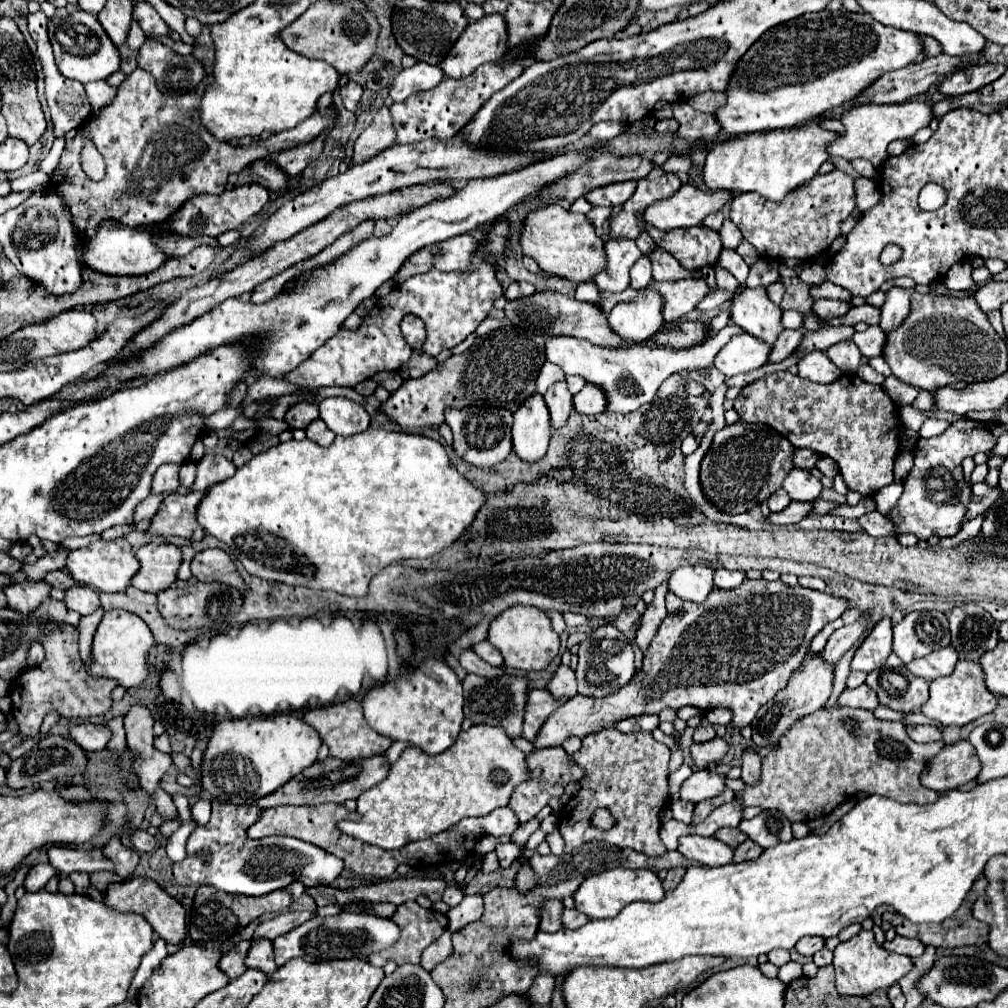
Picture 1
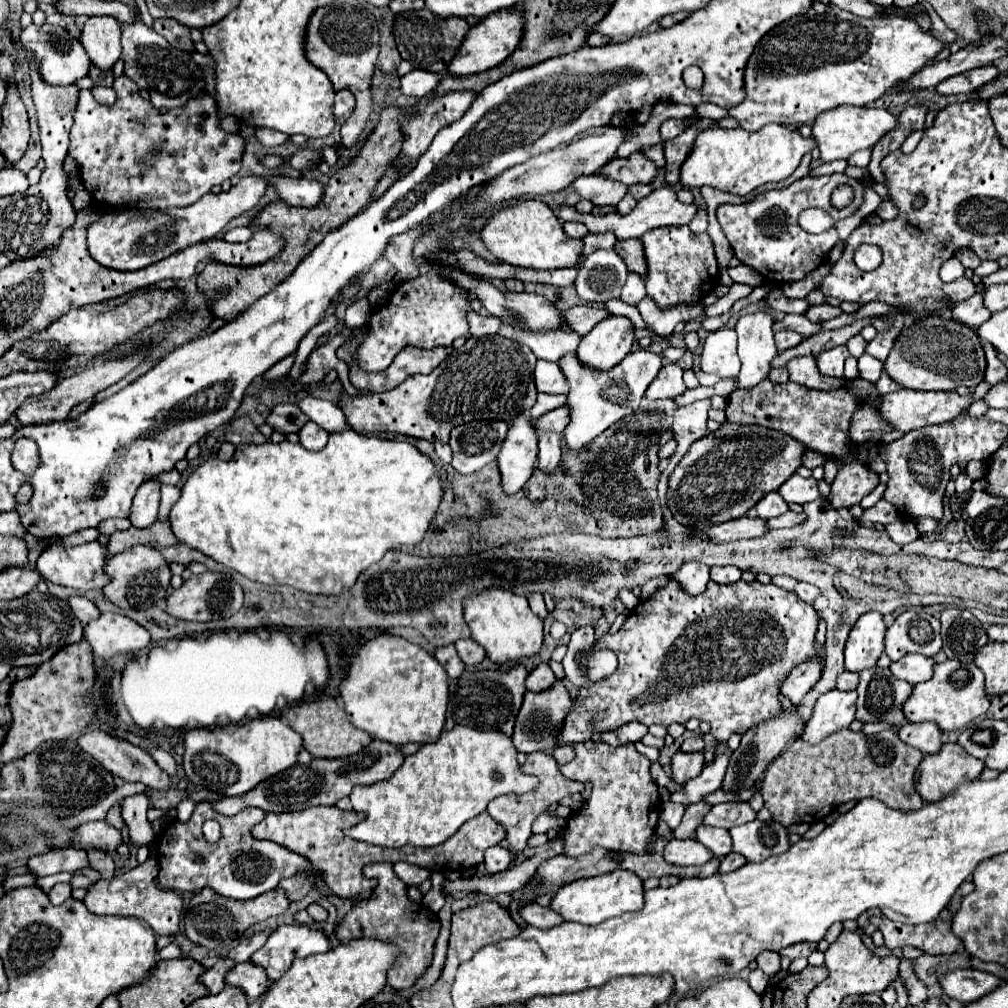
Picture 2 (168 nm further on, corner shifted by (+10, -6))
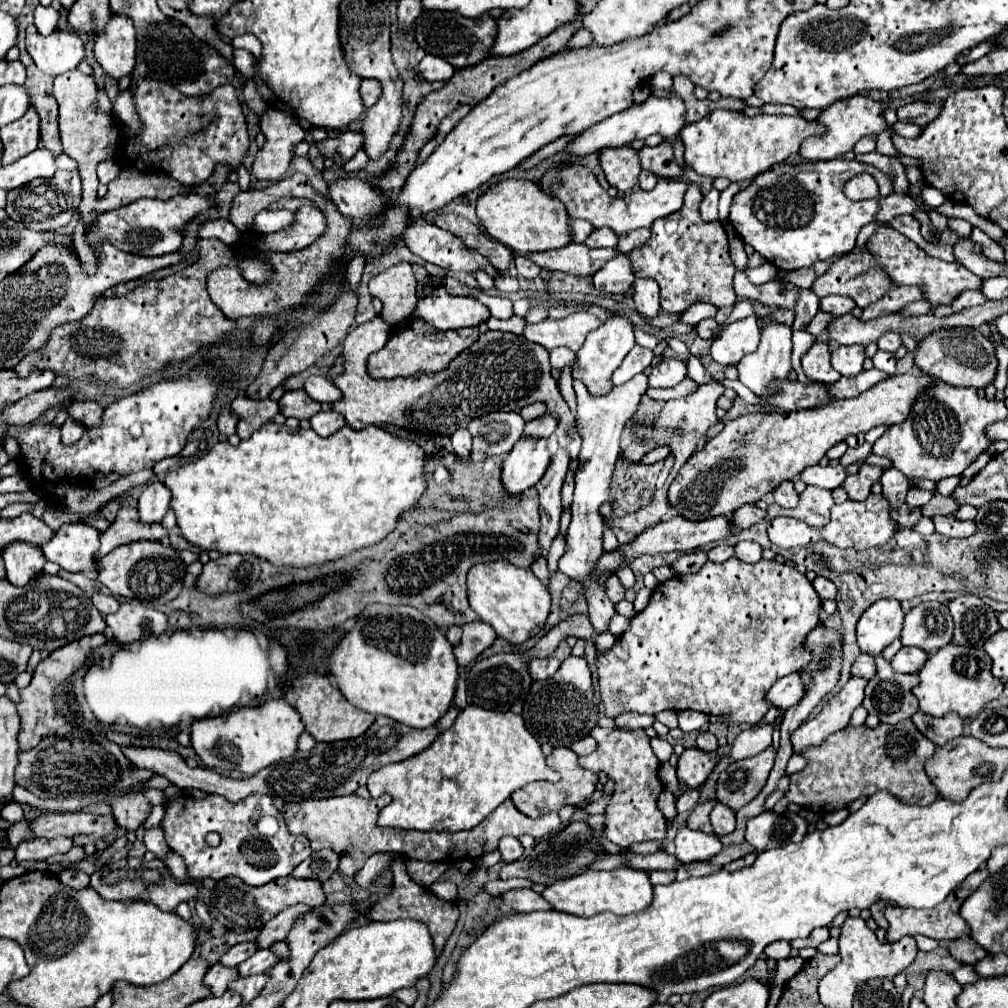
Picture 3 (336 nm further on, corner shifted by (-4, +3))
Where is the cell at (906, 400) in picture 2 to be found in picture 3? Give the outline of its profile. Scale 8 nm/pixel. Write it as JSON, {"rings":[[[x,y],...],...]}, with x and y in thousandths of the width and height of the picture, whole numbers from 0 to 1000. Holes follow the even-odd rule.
{"rings":[[[899,369],[899,371],[881,373],[879,377],[867,381],[865,385],[861,385],[849,395],[827,395],[821,401],[815,401],[813,405],[810,403],[794,409],[752,409],[752,411],[734,413],[722,419],[712,433],[702,437],[696,446],[685,452],[685,456],[675,464],[673,472],[665,480],[663,496],[667,504],[683,516],[702,516],[708,512],[724,514],[734,502],[750,500],[756,492],[770,486],[776,478],[786,476],[798,464],[812,460],[813,454],[821,448],[821,444],[839,437],[841,433],[851,429],[861,429],[871,421],[885,423],[885,421],[893,421],[893,417],[899,417],[899,409],[903,409],[907,397],[919,383],[923,383],[923,377],[919,373],[911,369]]]}

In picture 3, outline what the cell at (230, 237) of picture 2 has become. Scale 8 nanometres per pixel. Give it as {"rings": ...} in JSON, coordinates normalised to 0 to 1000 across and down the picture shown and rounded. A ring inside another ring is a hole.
{"rings":[[[260,208],[252,216],[252,226],[260,232],[268,232],[288,226],[292,222],[292,216],[294,216],[292,208]]]}

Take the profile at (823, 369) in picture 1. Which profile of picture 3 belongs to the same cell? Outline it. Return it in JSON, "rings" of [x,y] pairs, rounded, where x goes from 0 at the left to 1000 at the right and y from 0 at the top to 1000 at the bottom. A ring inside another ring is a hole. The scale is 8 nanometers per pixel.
{"rings":[[[810,339],[796,353],[796,367],[804,377],[810,379],[829,379],[833,375],[833,371],[823,363],[823,347],[817,339]]]}

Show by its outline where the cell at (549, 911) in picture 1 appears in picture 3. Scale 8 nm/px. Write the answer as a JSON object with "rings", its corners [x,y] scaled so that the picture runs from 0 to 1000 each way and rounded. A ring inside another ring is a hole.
{"rings":[[[550,742],[550,746],[542,752],[542,756],[544,756],[546,762],[554,764],[554,768],[558,770],[556,776],[552,776],[552,778],[548,778],[548,776],[524,778],[524,780],[520,780],[520,782],[516,782],[516,784],[510,784],[508,790],[506,790],[508,796],[510,796],[510,800],[512,800],[518,808],[522,808],[522,810],[526,810],[526,812],[534,812],[536,808],[542,808],[542,806],[554,806],[554,804],[556,804],[558,800],[562,800],[562,798],[563,798],[563,800],[573,800],[573,798],[581,796],[581,794],[589,788],[589,784],[591,784],[593,770],[591,770],[589,766],[577,762],[577,760],[573,758],[573,750],[571,750],[565,742]]]}

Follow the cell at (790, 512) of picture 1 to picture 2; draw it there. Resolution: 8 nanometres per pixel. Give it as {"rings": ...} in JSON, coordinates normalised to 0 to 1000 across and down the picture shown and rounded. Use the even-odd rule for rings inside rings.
{"rings":[[[742,511],[730,515],[730,517],[720,517],[718,521],[708,521],[702,527],[698,527],[698,531],[702,531],[704,535],[716,539],[716,537],[726,537],[726,535],[746,535],[746,533],[756,533],[762,527],[760,517],[750,513],[744,515]]]}

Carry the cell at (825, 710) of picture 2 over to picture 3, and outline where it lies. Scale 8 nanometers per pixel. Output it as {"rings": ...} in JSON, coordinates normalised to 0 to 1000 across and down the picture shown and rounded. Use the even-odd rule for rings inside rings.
{"rings":[[[845,671],[841,679],[823,692],[823,696],[815,702],[812,710],[800,714],[794,722],[790,722],[788,728],[784,730],[788,748],[798,746],[800,742],[806,740],[813,740],[823,728],[839,722],[845,706],[857,694],[857,683],[859,683],[859,673]]]}

